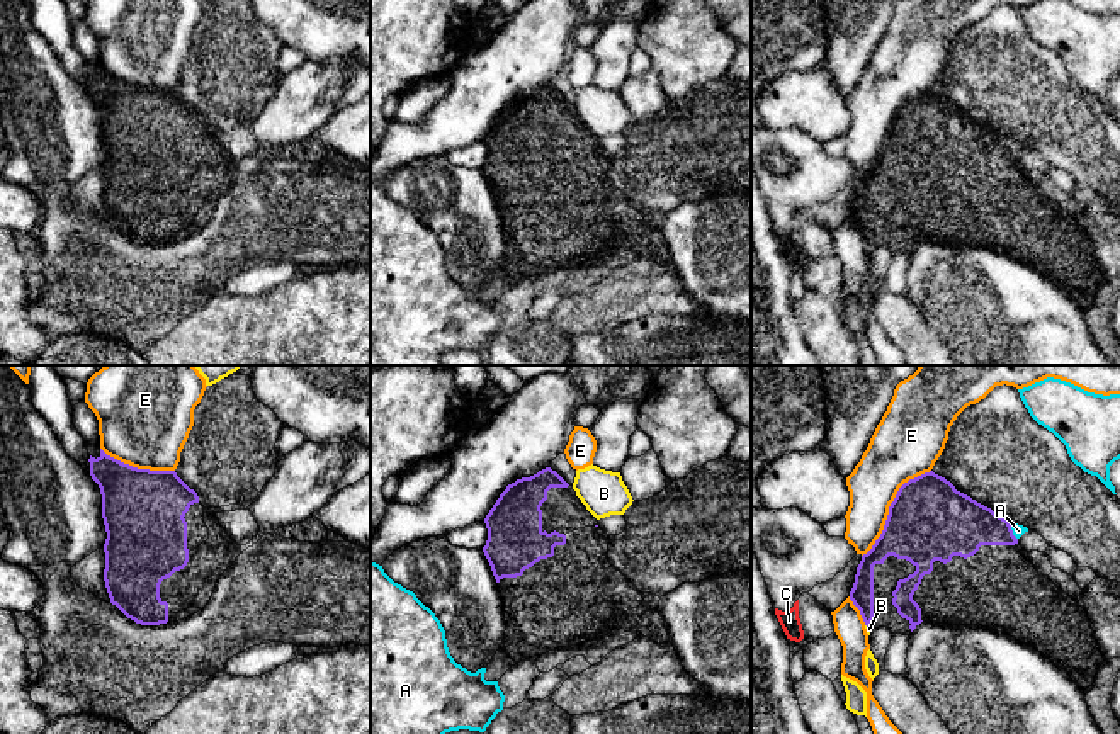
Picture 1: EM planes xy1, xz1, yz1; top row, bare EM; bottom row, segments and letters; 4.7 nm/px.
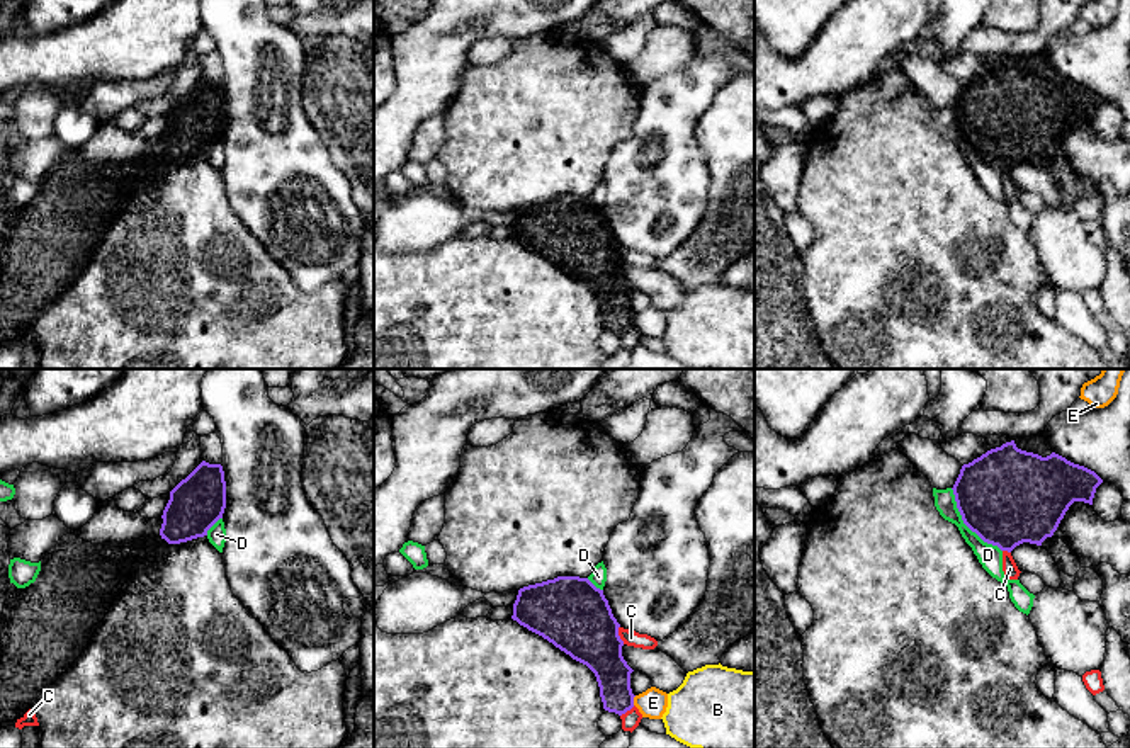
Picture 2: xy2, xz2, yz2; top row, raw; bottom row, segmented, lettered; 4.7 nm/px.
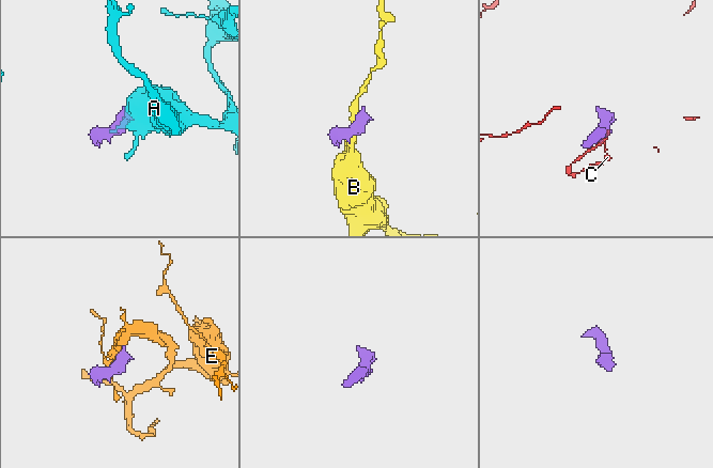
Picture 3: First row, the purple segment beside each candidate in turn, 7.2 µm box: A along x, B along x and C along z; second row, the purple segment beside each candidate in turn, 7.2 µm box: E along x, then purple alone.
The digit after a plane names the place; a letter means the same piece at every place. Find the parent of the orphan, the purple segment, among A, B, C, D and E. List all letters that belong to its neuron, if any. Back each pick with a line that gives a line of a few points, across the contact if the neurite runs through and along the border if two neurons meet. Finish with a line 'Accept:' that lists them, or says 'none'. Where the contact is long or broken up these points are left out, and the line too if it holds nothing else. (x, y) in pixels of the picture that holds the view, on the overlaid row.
Accept: none

